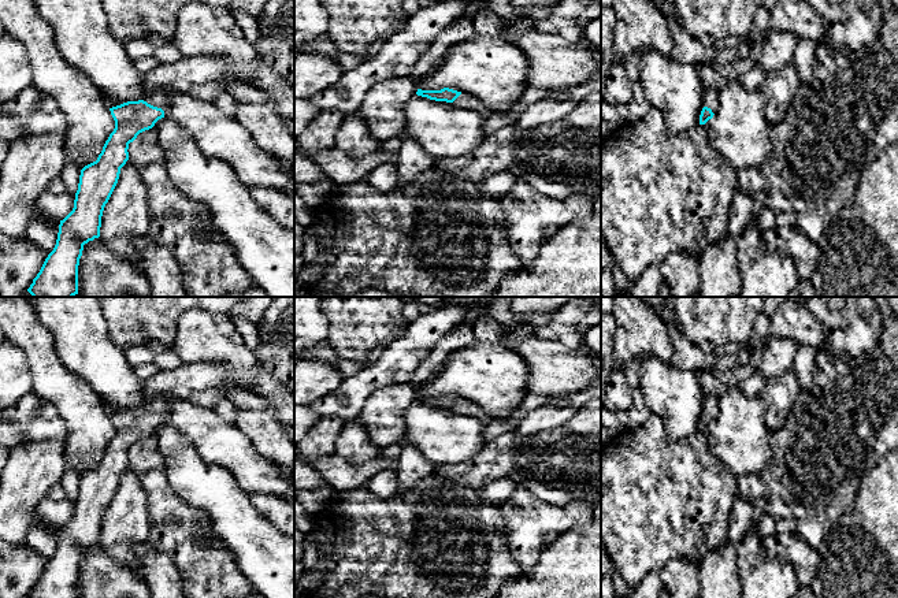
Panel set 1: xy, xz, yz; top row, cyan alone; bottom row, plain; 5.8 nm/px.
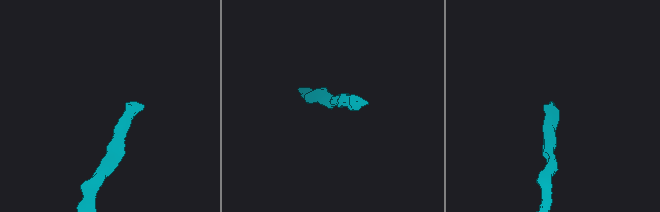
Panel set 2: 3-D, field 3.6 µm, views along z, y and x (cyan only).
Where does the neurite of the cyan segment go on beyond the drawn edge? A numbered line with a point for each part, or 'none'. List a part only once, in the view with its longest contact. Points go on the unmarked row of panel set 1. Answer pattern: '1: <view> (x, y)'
1: xy (203, 383)

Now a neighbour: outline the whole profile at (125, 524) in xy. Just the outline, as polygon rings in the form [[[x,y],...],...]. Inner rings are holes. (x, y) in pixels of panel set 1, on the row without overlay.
[[[127,467],[104,513],[100,543],[112,560],[123,562],[142,579],[141,564],[134,549],[148,542],[149,531],[146,493],[134,471]]]

